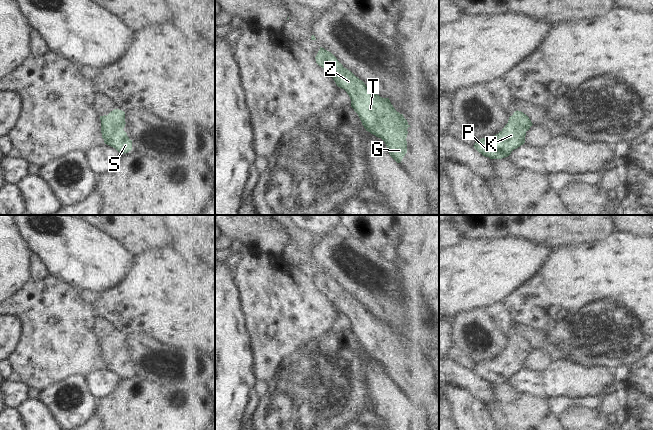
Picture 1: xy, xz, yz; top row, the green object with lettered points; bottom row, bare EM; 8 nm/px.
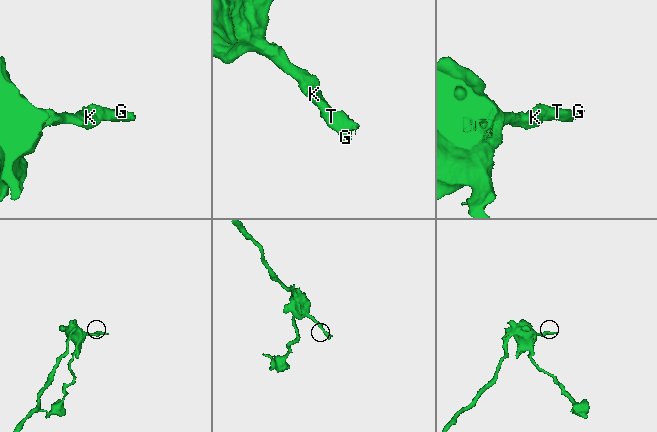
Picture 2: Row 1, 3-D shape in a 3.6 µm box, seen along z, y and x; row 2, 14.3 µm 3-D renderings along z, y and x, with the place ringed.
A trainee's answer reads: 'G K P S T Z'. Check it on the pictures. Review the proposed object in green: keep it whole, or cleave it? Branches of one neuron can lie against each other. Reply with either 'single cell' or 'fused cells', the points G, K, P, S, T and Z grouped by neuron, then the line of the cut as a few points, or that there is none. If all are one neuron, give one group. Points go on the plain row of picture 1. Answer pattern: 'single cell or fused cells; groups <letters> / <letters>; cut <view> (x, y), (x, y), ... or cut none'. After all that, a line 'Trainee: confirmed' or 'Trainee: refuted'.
single cell; groups G K P S T Z; cut none
Trainee: confirmed

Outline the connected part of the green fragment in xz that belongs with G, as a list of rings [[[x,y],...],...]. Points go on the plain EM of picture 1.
[[[320,271],[315,283],[319,290],[331,298],[336,309],[347,316],[351,331],[366,355],[381,362],[390,380],[400,387],[407,377],[407,353],[411,351],[403,338],[395,334],[389,322],[382,322],[369,314],[331,276]]]

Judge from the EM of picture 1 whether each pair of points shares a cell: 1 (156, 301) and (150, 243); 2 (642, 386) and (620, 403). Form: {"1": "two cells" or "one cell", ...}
{"1": "two cells", "2": "two cells"}

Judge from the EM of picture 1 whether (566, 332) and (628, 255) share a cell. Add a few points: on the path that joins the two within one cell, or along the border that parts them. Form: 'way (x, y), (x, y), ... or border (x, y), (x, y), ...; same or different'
way (565, 311), (577, 299), (584, 299), (607, 276); same

